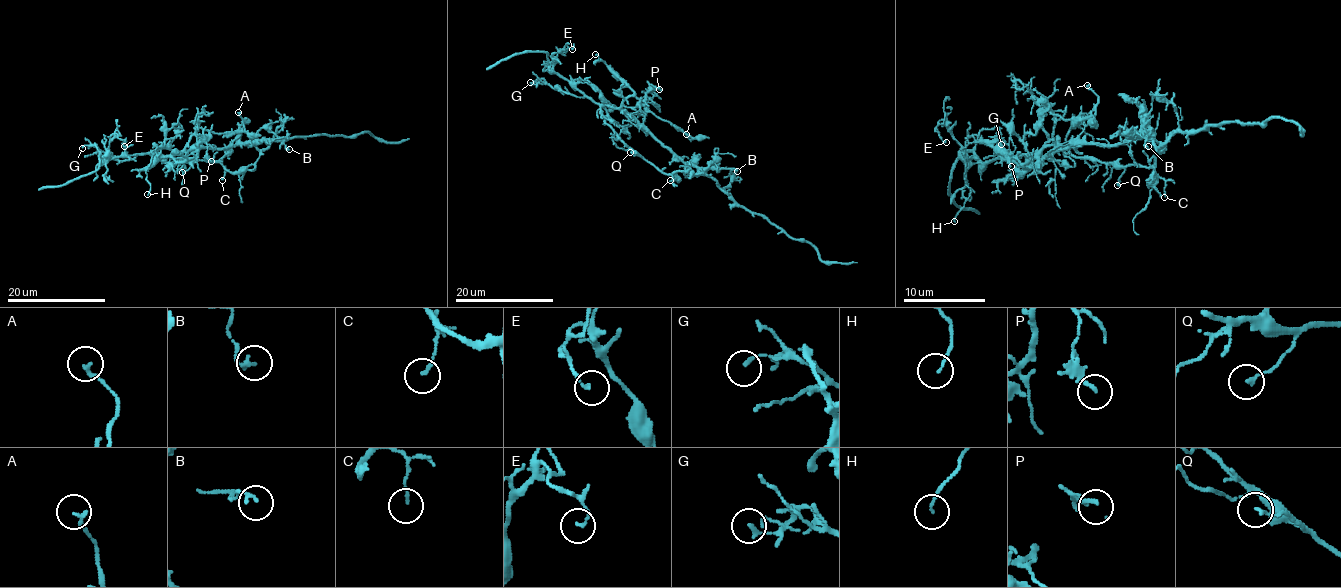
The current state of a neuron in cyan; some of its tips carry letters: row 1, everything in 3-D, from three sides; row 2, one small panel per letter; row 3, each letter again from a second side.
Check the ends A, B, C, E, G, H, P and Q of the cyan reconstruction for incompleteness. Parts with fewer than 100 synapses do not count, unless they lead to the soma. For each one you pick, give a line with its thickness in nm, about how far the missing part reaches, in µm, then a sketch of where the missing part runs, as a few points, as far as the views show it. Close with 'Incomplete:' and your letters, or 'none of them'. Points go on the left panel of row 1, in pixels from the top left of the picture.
Incomplete: none of them

